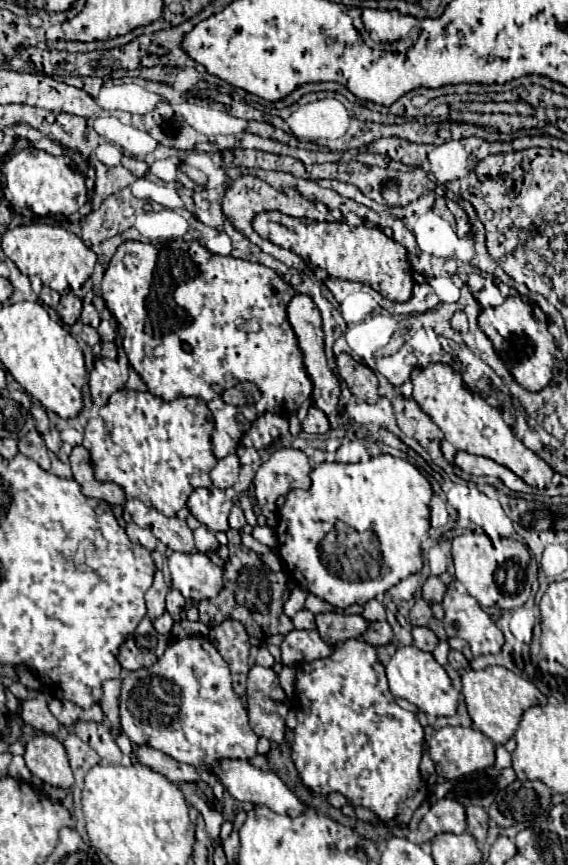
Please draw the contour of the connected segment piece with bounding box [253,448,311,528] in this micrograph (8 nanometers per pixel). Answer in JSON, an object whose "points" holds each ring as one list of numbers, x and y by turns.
{"points":[[281,448,263,462,255,474,255,498,267,516,267,524,275,528,277,506,275,500,293,488,307,490,309,482,309,458,295,448]]}

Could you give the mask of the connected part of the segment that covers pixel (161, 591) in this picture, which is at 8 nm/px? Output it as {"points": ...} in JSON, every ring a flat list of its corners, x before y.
{"points":[[155,572,155,580,153,586,147,590,145,594,145,602,147,602,147,616,151,620,159,618,165,612,165,594,167,594,167,586,163,582,163,574]]}

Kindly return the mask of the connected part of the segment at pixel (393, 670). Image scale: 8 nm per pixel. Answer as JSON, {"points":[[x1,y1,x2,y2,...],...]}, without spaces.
{"points":[[399,646,385,666,385,674,389,680,389,690,397,698,405,698,415,704,421,712,429,716,453,716,457,710,459,692,453,688,443,666,433,658,433,654,417,650,417,646]]}

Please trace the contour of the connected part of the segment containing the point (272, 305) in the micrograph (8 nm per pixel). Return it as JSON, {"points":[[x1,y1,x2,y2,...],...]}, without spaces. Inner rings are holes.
{"points":[[171,240,171,242,163,242,163,244,141,244,141,242,123,242,117,252,113,254,111,262,109,262,109,268,103,276,103,282,101,282,101,294,103,294,103,300,107,304,107,308,111,310,111,314,115,316,117,324,119,324,119,334,123,338,123,348,125,348,125,354,129,358,129,364,139,372,139,376,143,378,143,382,147,384,149,392,163,398,163,400,175,400,179,396,195,396,195,398,201,398,211,414,213,414,213,420,215,420,215,432,211,436,211,442,213,442,213,452,217,458,225,458,229,454,235,454,237,448,239,448,239,442,245,434,245,424,249,424,251,420,257,418,257,414,261,412,273,412,273,414,279,414,283,418,289,418,293,412,297,412,297,408,311,396,311,382,309,382,309,376,305,372,305,366,303,366,303,354,297,346,297,338,293,334,293,328,287,320,287,302,295,296,295,290,281,280,281,276,277,276,273,270,261,266,261,264,253,264,253,262,247,262,247,260,241,260,241,258,233,258,233,256,217,256,217,254,211,254,207,248,203,248,197,240,191,240,191,242,185,242,185,240],[237,318,243,318,243,320,249,320,249,318,261,318,261,330,255,332,255,334,245,334,241,330,235,328,235,320],[239,382,253,382,259,392,261,392,261,400,255,402,253,406,245,406,245,408,237,408,237,406,229,406,221,400,221,392,225,388,231,388],[237,414,243,414,245,416,245,422,239,422,237,420]]}

